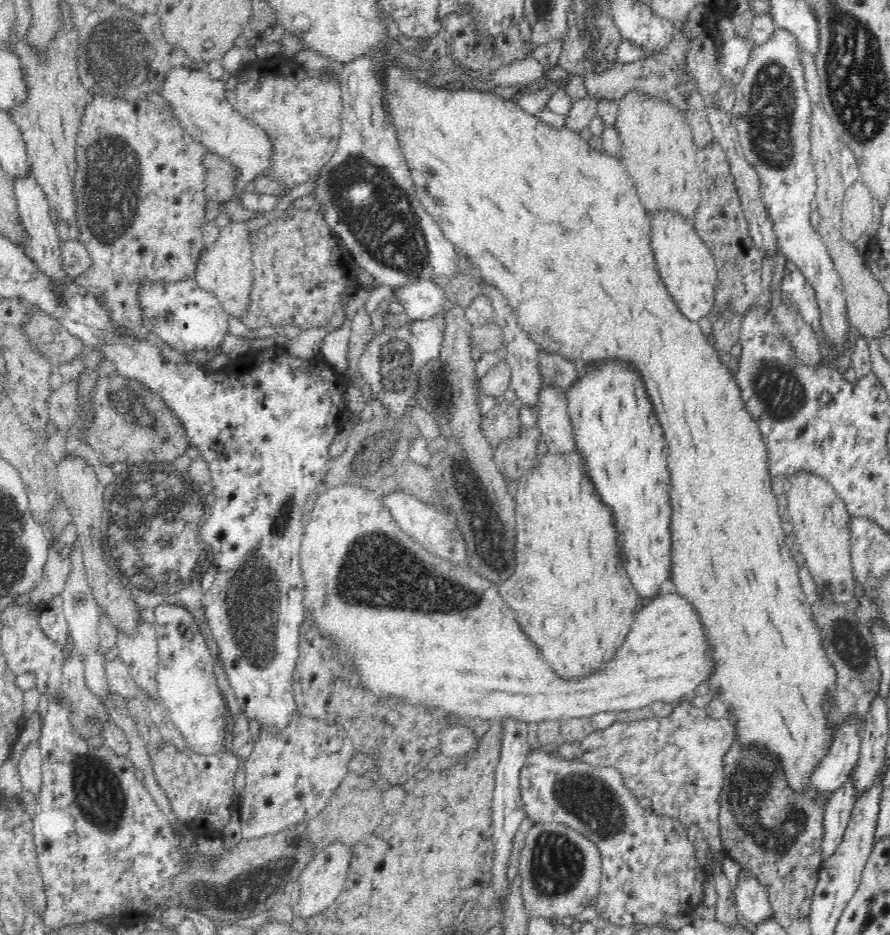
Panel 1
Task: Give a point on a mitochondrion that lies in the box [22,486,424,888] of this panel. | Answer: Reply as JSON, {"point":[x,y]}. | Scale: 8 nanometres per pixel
{"point":[99,796]}

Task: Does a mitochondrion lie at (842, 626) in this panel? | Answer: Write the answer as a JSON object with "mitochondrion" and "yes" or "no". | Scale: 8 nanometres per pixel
{"mitochondrion":"yes"}

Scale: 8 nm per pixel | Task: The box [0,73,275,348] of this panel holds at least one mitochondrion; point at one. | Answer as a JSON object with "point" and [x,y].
{"point":[111,167]}

